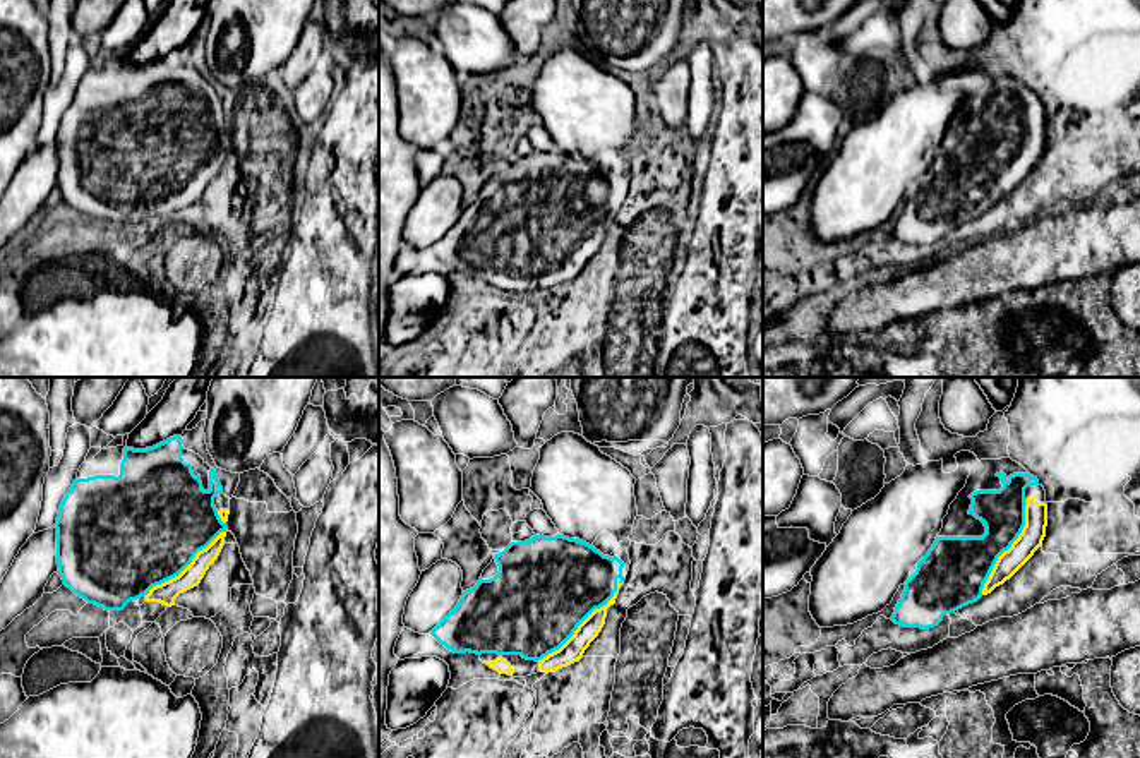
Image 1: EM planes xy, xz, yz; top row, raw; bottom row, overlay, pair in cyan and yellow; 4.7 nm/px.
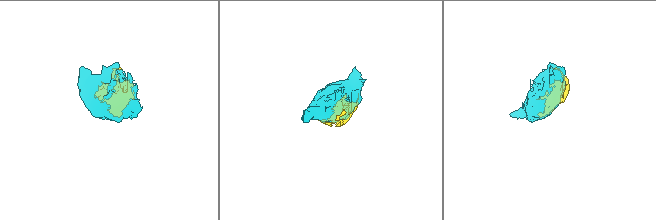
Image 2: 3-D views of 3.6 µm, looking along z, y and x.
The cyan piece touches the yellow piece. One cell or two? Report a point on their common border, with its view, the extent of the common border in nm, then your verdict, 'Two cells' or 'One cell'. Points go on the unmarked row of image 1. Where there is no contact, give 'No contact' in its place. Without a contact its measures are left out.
Touches cyan at xz (580, 239). Shared border 550 nm. One cell

